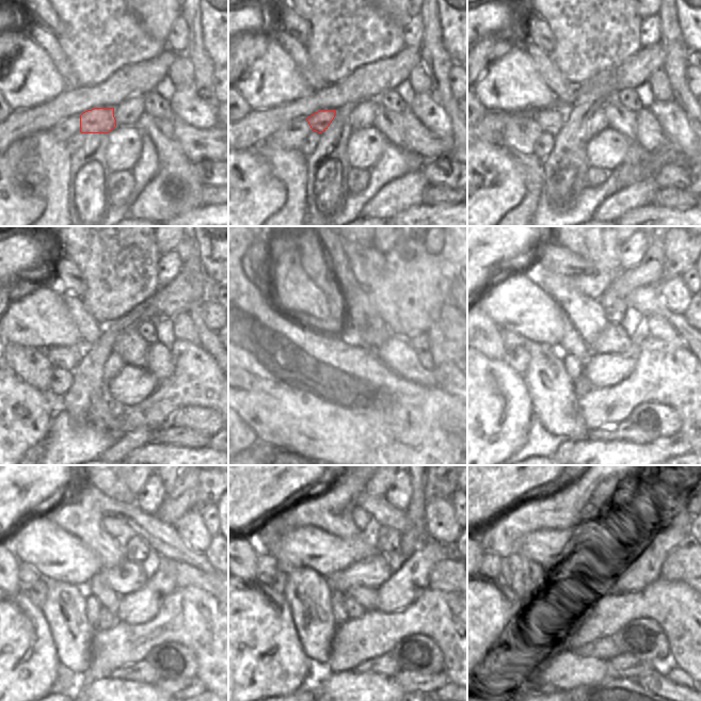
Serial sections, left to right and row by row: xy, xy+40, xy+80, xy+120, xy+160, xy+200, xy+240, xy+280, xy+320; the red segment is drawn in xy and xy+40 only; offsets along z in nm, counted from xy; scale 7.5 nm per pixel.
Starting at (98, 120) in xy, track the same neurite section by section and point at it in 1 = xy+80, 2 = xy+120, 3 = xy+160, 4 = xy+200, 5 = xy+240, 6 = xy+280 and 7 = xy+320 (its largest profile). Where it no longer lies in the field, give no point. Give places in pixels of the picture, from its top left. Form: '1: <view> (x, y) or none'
1: xy+80 (551, 120)
2: xy+120 (66, 357)
3: xy+160 (298, 354)
4: xy+200 (510, 338)
5: xy+240 (28, 575)
6: xy+280 (267, 564)
7: xy+320 (491, 563)

